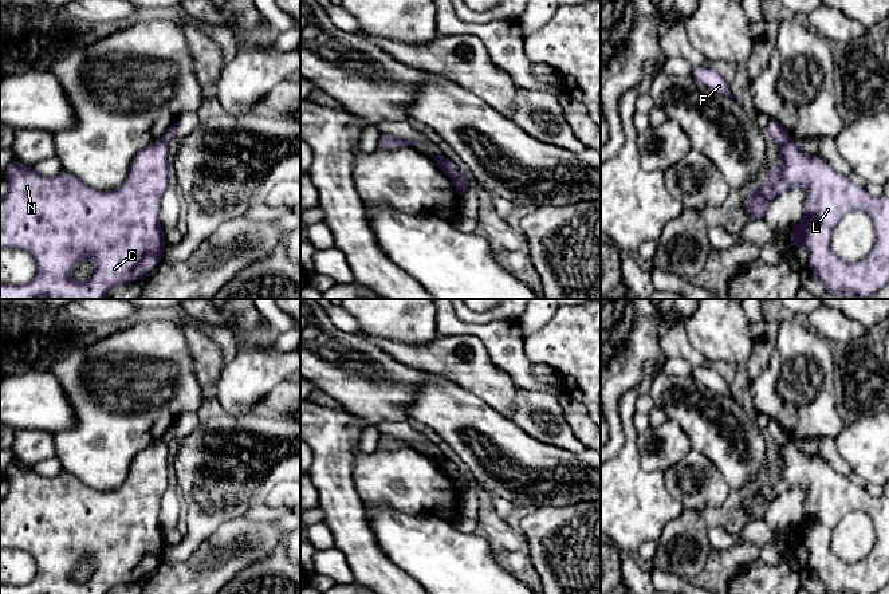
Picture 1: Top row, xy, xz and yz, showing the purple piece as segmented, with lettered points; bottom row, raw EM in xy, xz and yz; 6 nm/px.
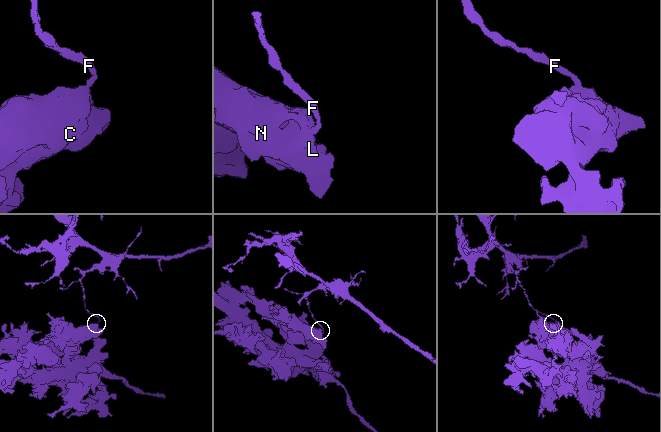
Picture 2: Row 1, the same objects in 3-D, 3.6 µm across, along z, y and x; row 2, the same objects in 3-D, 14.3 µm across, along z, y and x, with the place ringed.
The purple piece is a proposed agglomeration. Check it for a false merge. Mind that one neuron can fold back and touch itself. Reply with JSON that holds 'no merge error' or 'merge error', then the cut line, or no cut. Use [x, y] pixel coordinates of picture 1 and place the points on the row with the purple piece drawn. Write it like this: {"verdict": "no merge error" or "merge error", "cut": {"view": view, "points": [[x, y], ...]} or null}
{"verdict": "merge error", "cut": {"view": "yz", "points": [[791, 140], [782, 145]]}}

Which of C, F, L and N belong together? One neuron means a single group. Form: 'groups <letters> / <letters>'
groups C L N / F

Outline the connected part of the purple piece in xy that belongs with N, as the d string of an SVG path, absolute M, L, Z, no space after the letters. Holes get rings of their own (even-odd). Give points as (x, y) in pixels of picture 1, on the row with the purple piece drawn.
M162 139L147 145L133 157L123 184L110 192L97 190L64 170L54 177L42 176L34 166L20 166L13 158L3 173L9 192L0 198L0 248L17 248L29 253L36 261L36 274L27 284L0 284L0 299L105 299L110 288L145 278L162 260L166 249L160 224L160 201L170 186L168 154L168 143ZM82 260L91 260L95 267L90 279L80 283L70 274Z

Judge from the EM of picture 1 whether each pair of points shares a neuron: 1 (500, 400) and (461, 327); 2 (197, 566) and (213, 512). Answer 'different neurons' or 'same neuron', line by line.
1: different neurons
2: different neurons

